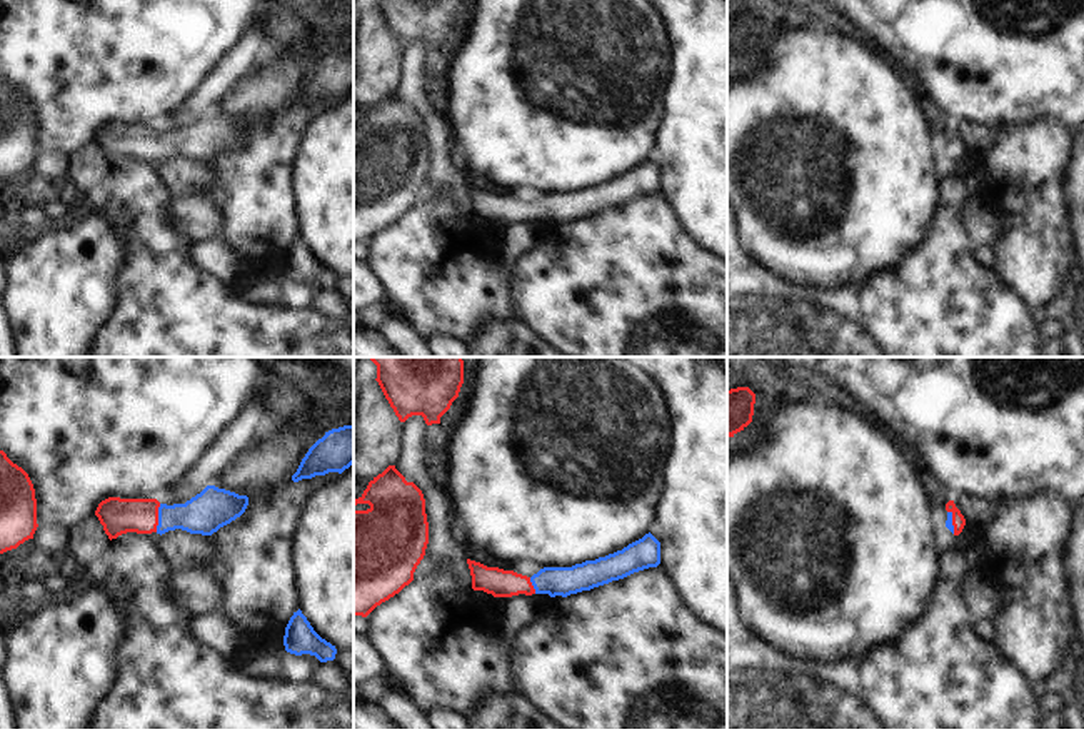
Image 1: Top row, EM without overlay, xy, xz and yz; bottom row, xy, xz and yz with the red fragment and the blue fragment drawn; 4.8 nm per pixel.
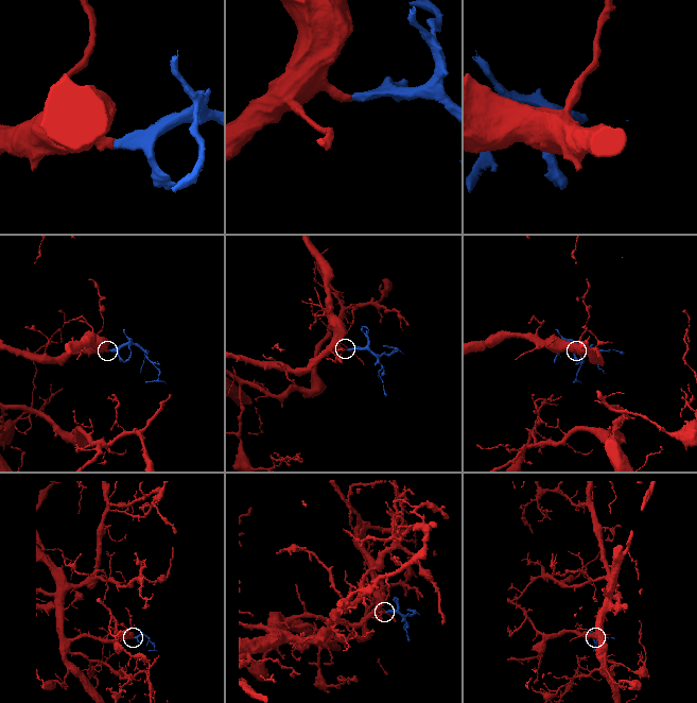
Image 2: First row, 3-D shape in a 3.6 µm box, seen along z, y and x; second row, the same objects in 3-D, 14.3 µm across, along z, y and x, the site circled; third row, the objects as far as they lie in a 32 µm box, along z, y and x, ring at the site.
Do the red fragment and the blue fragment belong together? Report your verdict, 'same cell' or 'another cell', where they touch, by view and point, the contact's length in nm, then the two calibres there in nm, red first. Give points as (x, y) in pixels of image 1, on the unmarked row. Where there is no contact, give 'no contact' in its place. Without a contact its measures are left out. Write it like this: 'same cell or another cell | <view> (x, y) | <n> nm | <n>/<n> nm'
same cell | xy (157, 144) | 140 nm | 180/200 nm

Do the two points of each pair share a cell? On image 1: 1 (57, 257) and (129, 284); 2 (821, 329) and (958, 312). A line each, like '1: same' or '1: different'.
1: different
2: same

